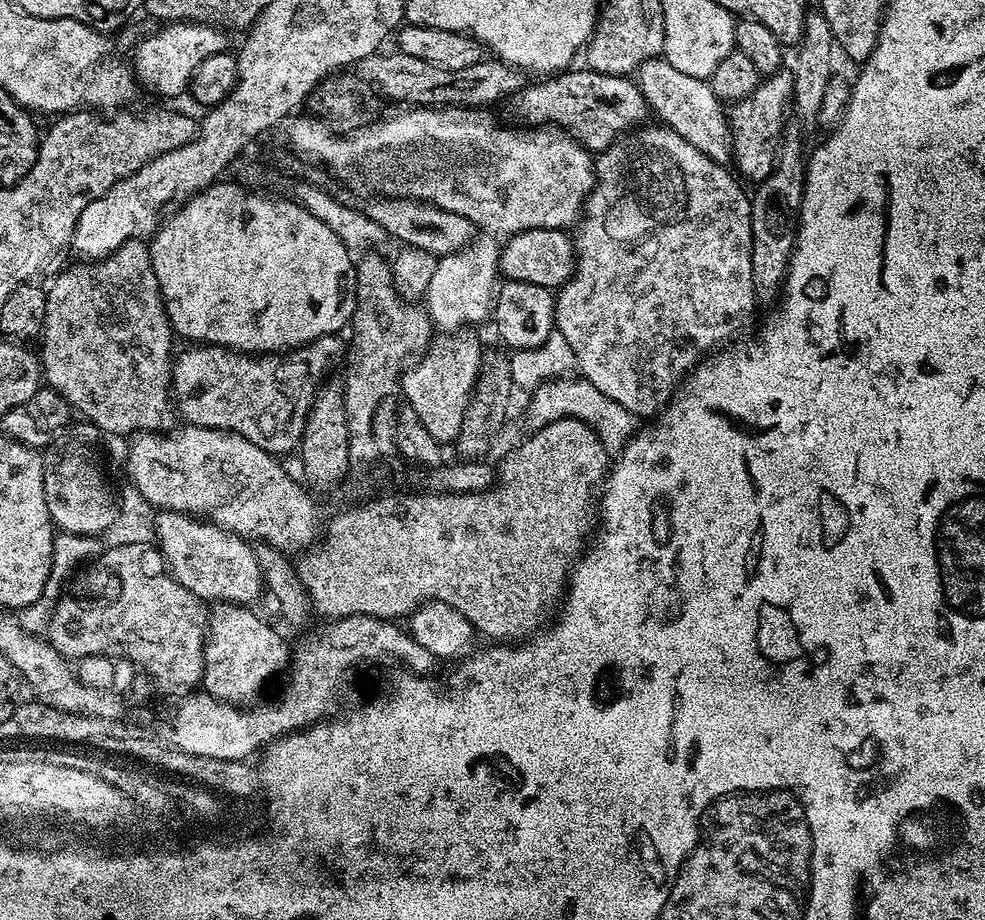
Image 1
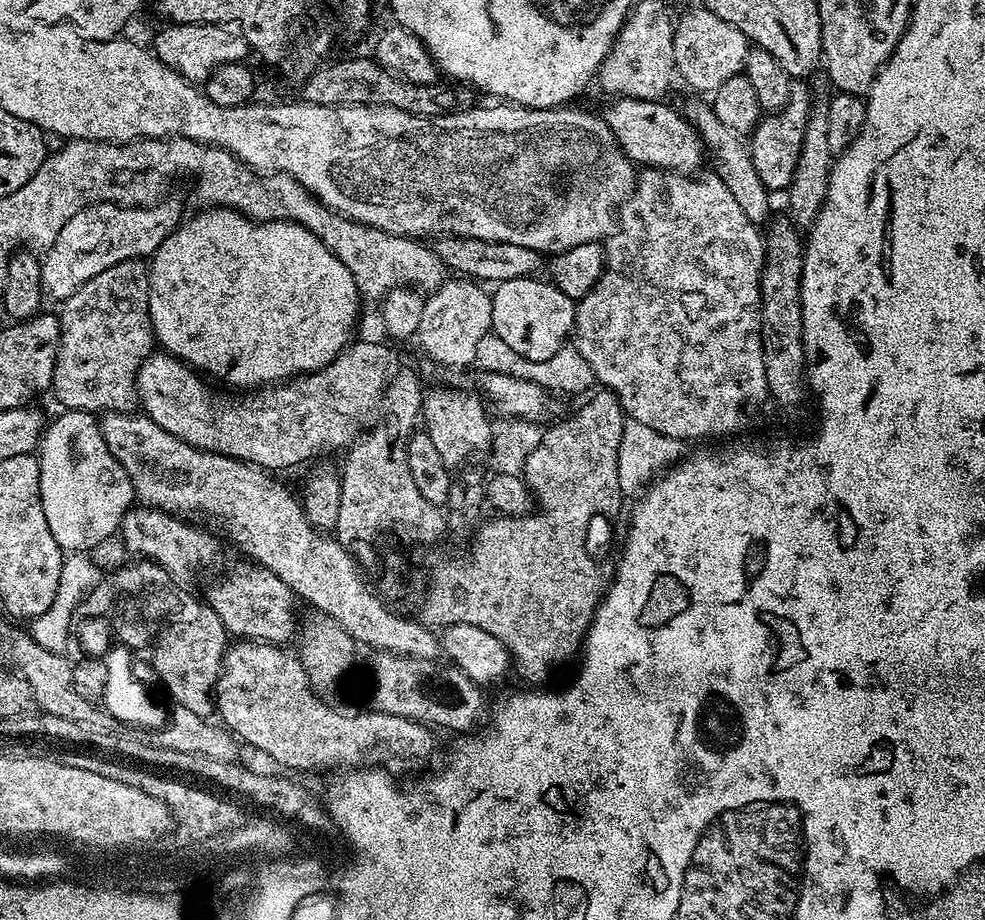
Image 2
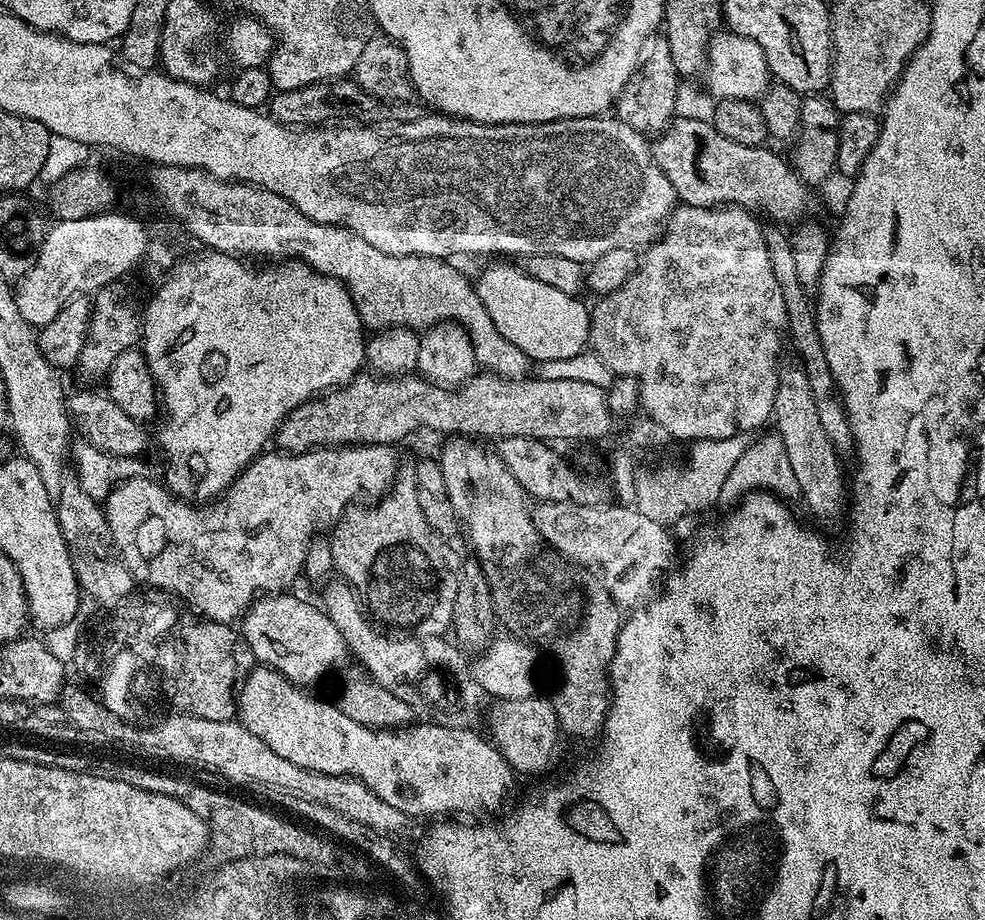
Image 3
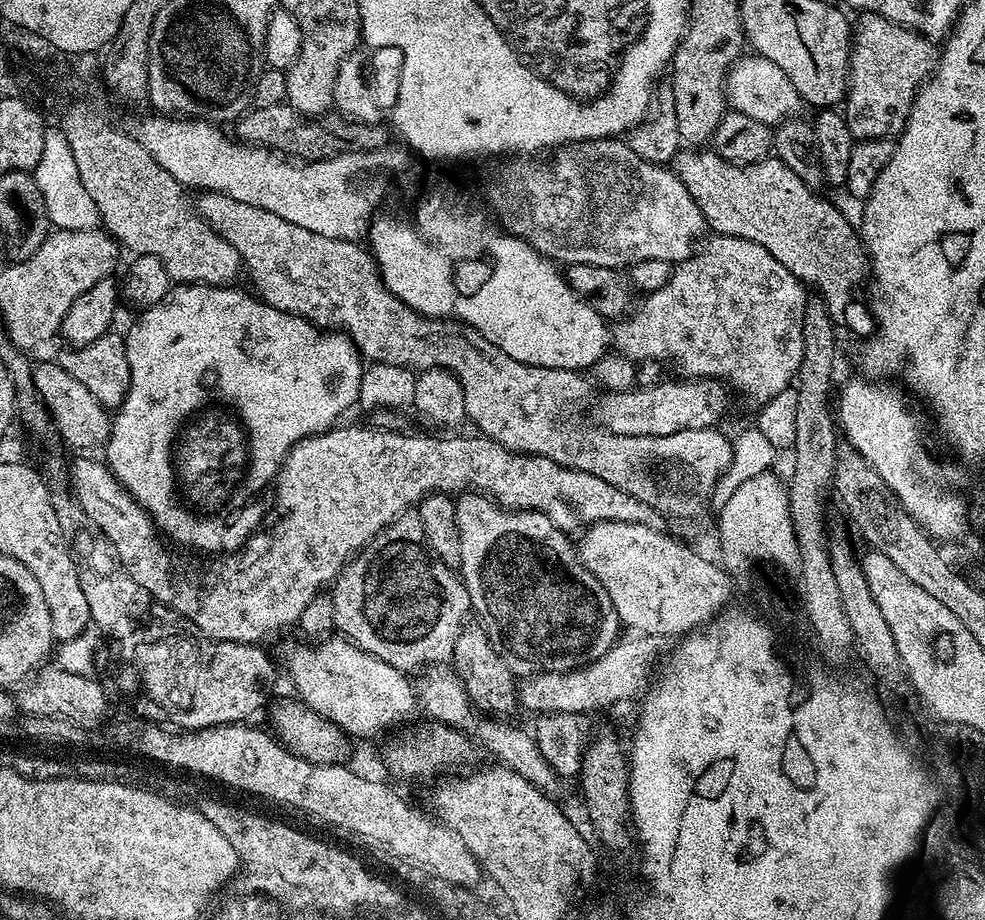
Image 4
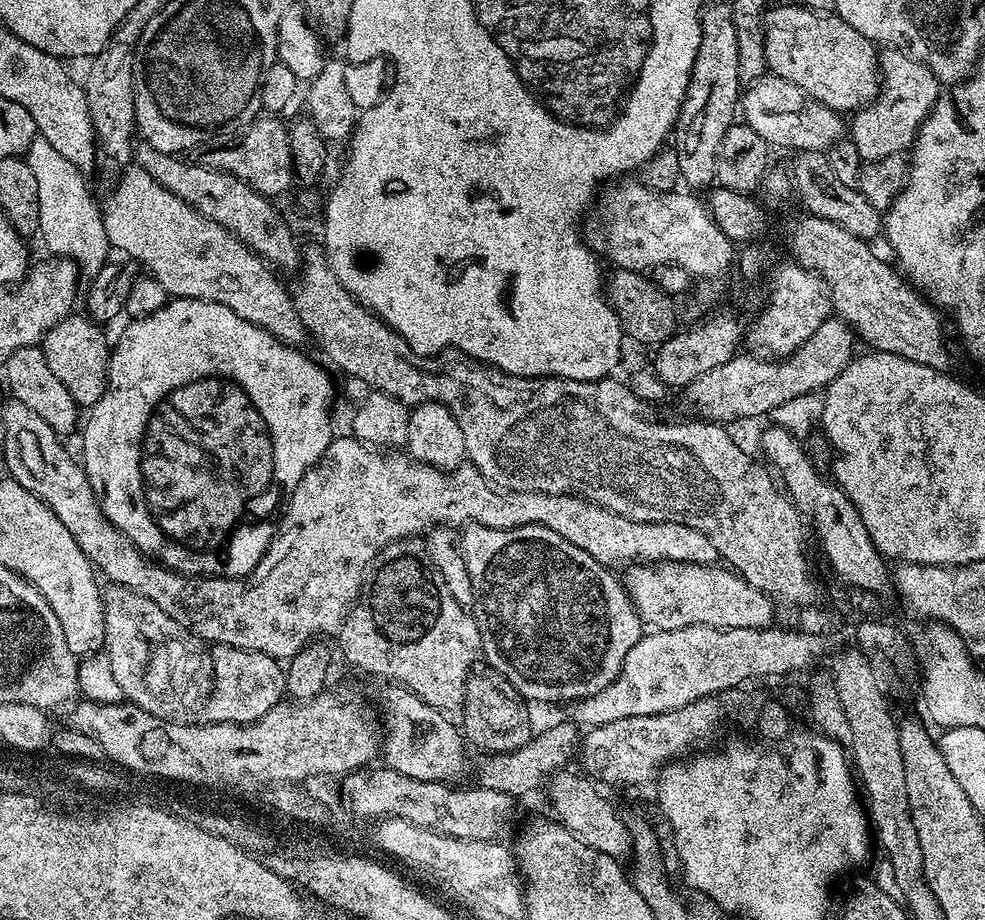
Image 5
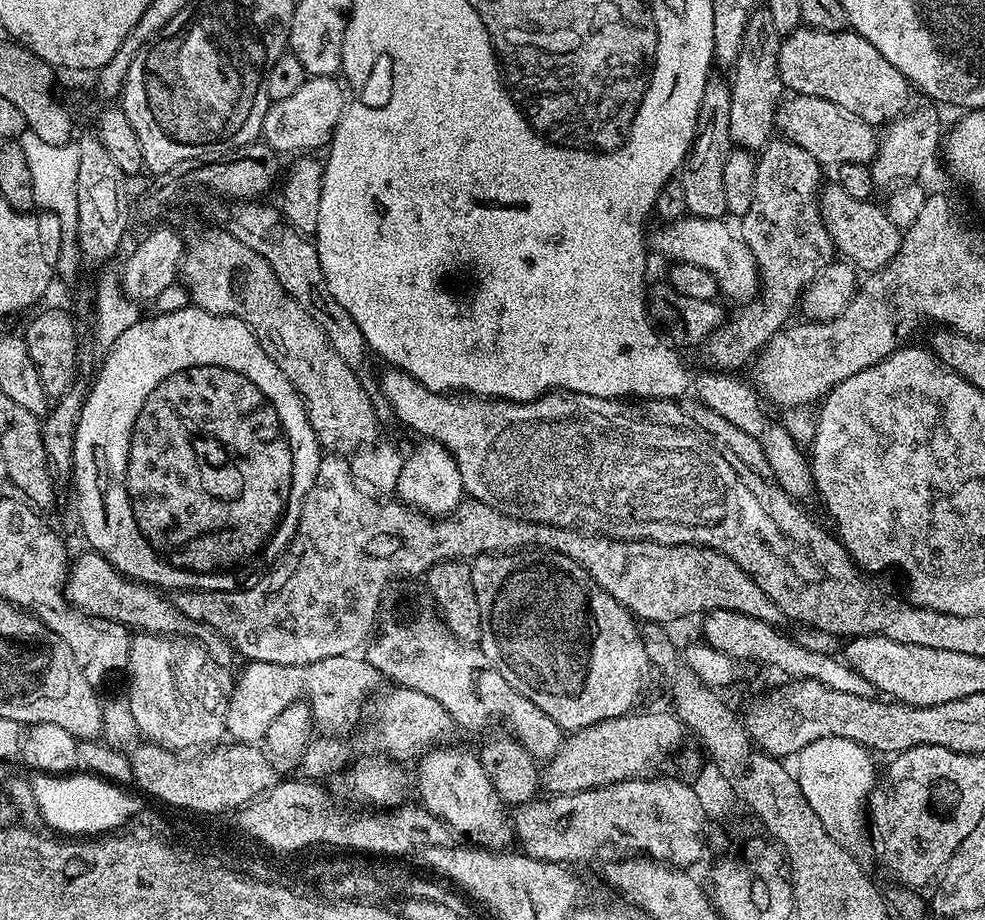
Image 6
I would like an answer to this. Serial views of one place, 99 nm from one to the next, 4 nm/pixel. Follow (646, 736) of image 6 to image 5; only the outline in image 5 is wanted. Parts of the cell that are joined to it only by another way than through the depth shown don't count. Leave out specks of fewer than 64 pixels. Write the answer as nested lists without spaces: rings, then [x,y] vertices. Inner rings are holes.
[[[571,722],[556,724],[545,732],[537,731],[523,748],[515,752],[494,752],[481,755],[476,764],[475,783],[481,788],[493,788],[499,792],[520,798],[536,787],[547,785],[557,772],[569,767],[568,759],[578,752],[578,728]]]

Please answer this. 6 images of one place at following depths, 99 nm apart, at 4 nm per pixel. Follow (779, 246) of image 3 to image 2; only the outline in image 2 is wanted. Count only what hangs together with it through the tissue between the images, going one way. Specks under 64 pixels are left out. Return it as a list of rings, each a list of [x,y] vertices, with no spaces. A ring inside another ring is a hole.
[[[711,103],[692,104],[686,109],[686,115],[688,121],[699,132],[710,160],[716,163],[716,172],[724,183],[723,191],[732,196],[734,202],[738,202],[742,214],[746,214],[746,218],[750,218],[752,224],[763,225],[769,219],[770,193],[768,187],[762,182],[762,178],[758,178],[758,170],[754,170],[749,145],[738,134],[734,134],[734,130],[727,128],[723,122],[718,122],[718,114],[714,114]]]

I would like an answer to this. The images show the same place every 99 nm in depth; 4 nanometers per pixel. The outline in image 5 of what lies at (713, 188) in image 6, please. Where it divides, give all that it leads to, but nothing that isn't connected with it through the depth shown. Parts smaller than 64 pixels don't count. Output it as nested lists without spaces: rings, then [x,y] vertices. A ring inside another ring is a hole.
[[[724,2],[724,4],[709,3],[703,9],[700,18],[700,45],[698,46],[698,54],[694,58],[694,66],[692,67],[692,77],[688,83],[688,94],[684,97],[684,101],[680,103],[680,113],[676,119],[676,126],[674,129],[674,147],[678,154],[678,170],[680,171],[680,180],[683,181],[689,189],[700,190],[696,188],[705,188],[705,190],[713,187],[716,179],[716,163],[718,162],[718,146],[722,146],[722,138],[726,138],[726,130],[730,130],[730,126],[737,119],[738,105],[742,95],[742,79],[739,74],[739,56],[738,56],[738,38],[735,34],[735,24],[732,21],[732,5],[731,3]]]

